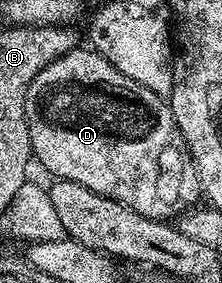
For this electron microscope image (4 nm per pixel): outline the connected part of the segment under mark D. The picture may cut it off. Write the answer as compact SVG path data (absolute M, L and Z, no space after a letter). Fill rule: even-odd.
M78 46L73 51L63 54L63 58L51 62L51 66L44 68L33 79L31 86L27 90L25 113L27 114L29 137L31 138L36 163L38 160L50 172L50 177L79 182L79 186L87 186L87 190L95 190L95 194L111 198L115 202L119 202L123 206L127 206L152 220L168 221L170 218L180 216L183 212L188 212L202 199L201 179L197 173L193 155L189 153L189 148L185 145L185 139L175 122L173 111L170 110L166 97L156 96L151 90L147 90L147 86L139 86L139 82L135 82L123 75L119 70L115 70L115 66L111 66L111 62L107 62L107 58L103 58L95 50L90 50L88 47L85 47L85 49L84 47Z

